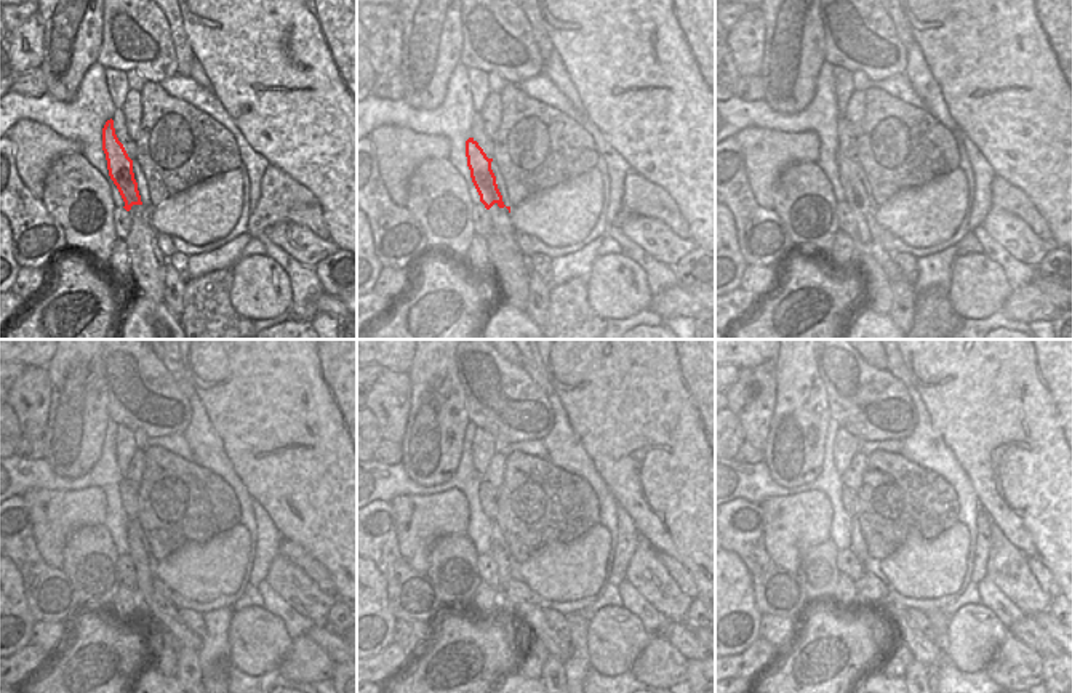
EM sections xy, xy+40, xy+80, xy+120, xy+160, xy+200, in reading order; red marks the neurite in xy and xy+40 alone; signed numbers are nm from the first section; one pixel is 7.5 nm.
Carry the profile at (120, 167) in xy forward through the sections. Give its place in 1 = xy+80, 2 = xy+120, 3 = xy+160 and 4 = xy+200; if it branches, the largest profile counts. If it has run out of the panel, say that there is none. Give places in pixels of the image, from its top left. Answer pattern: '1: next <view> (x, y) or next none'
1: next xy+80 (856, 189)
2: next xy+120 (162, 612)
3: next xy+160 (533, 616)
4: next xy+200 (924, 650)

